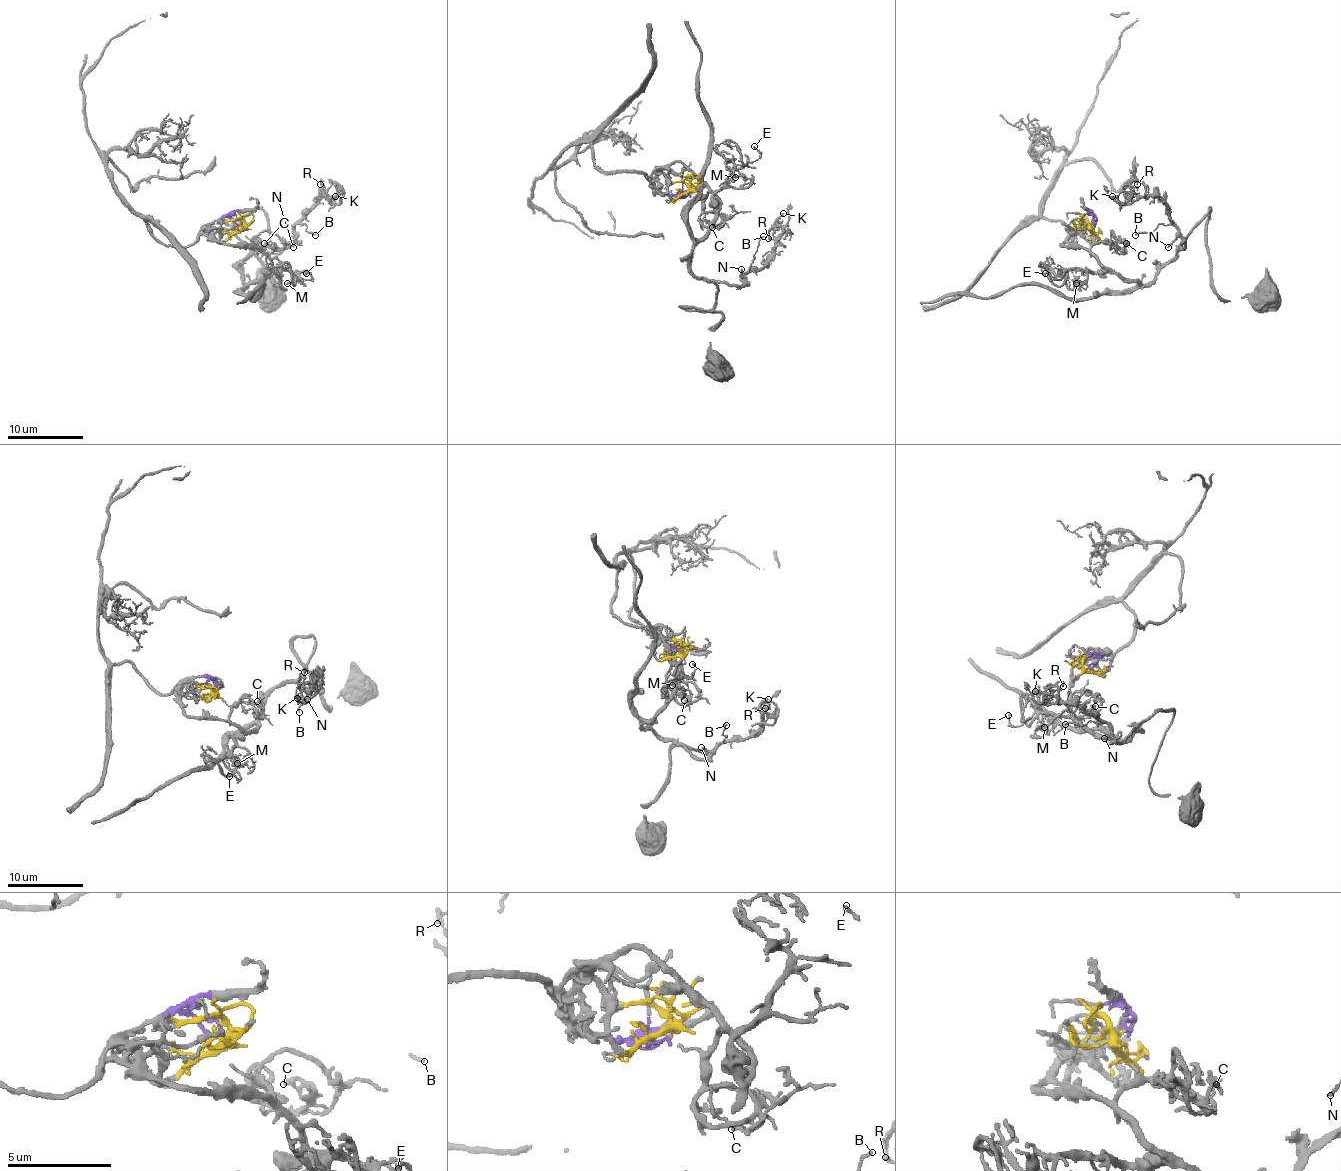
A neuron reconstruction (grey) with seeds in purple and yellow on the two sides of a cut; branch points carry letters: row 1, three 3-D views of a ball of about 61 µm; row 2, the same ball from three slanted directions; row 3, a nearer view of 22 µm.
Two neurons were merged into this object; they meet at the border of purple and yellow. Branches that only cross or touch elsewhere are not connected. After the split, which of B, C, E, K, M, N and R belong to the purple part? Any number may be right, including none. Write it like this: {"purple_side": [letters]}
{"purple_side": []}

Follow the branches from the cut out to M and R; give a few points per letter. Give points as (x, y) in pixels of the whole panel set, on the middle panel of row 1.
M: (691, 193), (672, 197), (666, 166), (682, 163), (718, 204), (714, 195), (725, 187), (750, 185), (735, 178)
R: (691, 193), (674, 198), (663, 172), (682, 163), (718, 198), (697, 276), (738, 286), (769, 238)

